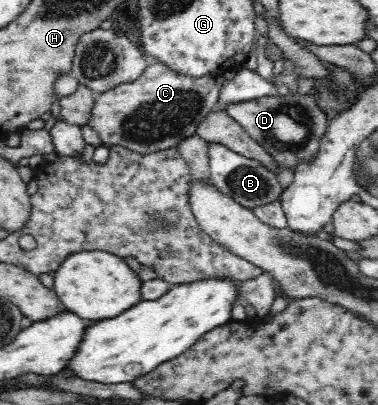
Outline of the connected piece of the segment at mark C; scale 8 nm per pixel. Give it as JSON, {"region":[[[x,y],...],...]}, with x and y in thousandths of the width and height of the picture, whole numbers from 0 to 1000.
{"region":[[[418,151],[392,160],[368,195],[259,235],[233,309],[283,363],[323,360],[362,378],[466,365],[479,348],[519,331],[532,299],[574,269],[595,198],[585,180],[537,190],[484,185]]]}

